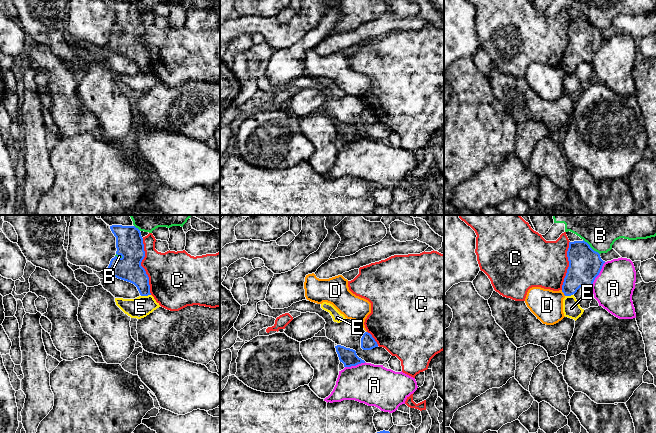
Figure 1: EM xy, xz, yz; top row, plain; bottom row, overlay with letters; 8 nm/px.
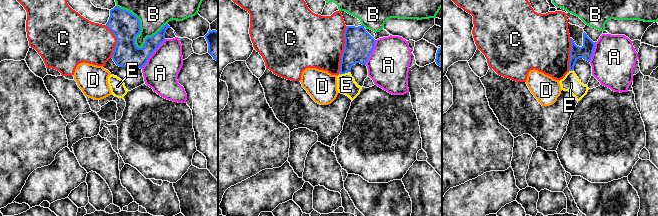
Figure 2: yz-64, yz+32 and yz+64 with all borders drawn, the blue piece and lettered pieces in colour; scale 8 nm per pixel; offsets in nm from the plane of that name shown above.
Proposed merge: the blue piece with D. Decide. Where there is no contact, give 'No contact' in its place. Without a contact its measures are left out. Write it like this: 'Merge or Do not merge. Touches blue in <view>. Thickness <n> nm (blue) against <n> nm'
Do not merge. Touches blue in yz. Thickness 240 nm (blue) against 260 nm

